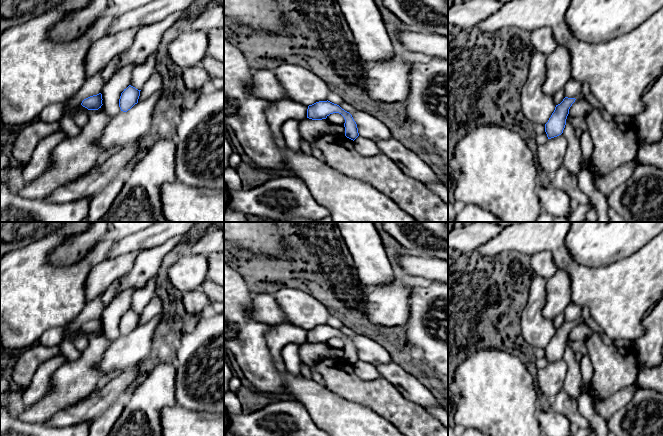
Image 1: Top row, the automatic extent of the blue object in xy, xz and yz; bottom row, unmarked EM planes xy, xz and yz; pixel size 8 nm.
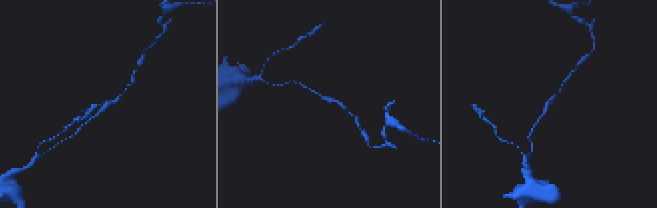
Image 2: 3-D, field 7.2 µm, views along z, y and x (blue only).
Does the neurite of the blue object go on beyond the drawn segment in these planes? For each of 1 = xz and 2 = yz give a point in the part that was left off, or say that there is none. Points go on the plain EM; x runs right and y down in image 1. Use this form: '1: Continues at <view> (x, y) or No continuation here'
1: No continuation here
2: No continuation here

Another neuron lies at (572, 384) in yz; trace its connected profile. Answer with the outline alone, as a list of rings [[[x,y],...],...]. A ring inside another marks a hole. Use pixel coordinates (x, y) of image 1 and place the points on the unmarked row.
[[[569,346],[566,347],[562,359],[567,364],[567,372],[562,389],[572,398],[577,400],[582,390],[581,364],[575,358],[576,352]]]

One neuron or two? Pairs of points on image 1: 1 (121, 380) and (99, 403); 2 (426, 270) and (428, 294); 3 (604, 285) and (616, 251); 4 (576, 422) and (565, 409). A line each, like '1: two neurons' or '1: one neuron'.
1: one neuron
2: two neurons
3: two neurons
4: one neuron

